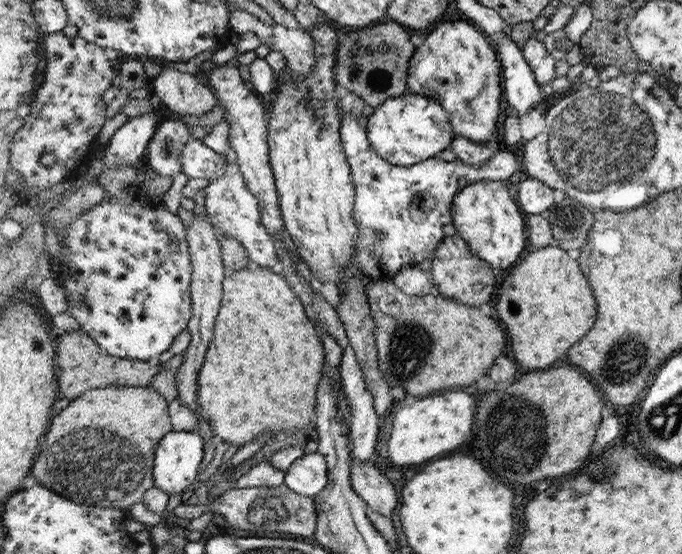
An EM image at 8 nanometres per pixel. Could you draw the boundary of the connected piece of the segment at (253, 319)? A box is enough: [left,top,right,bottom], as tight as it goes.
[198,266,326,447]

